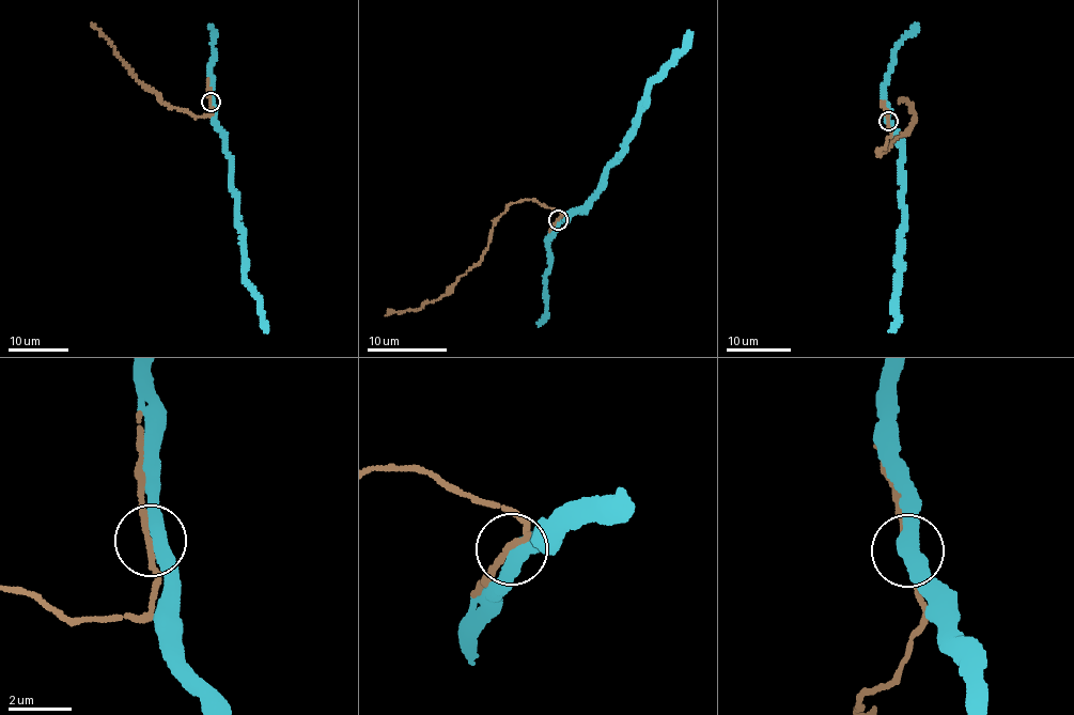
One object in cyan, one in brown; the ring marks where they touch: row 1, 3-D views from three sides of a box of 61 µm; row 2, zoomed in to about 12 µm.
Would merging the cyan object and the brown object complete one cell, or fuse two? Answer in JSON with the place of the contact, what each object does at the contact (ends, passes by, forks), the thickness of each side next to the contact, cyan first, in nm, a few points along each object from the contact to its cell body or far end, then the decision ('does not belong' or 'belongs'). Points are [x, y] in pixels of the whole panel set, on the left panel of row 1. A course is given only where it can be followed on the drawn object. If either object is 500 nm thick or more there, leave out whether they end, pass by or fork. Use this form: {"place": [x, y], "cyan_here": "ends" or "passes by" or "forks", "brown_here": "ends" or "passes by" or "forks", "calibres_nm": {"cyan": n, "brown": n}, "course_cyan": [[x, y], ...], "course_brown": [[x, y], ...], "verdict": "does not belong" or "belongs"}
{"place": [211, 102], "cyan_here": "passes by", "brown_here": "passes by", "calibres_nm": {"cyan": 480, "brown": 160}, "course_cyan": [[211, 102], [236, 197], [245, 282], [258, 300], [265, 330]], "course_brown": [[211, 102], [212, 111], [207, 115], [198, 117], [162, 103], [159, 94], [131, 74], [115, 48], [91, 25]], "verdict": "belongs"}

